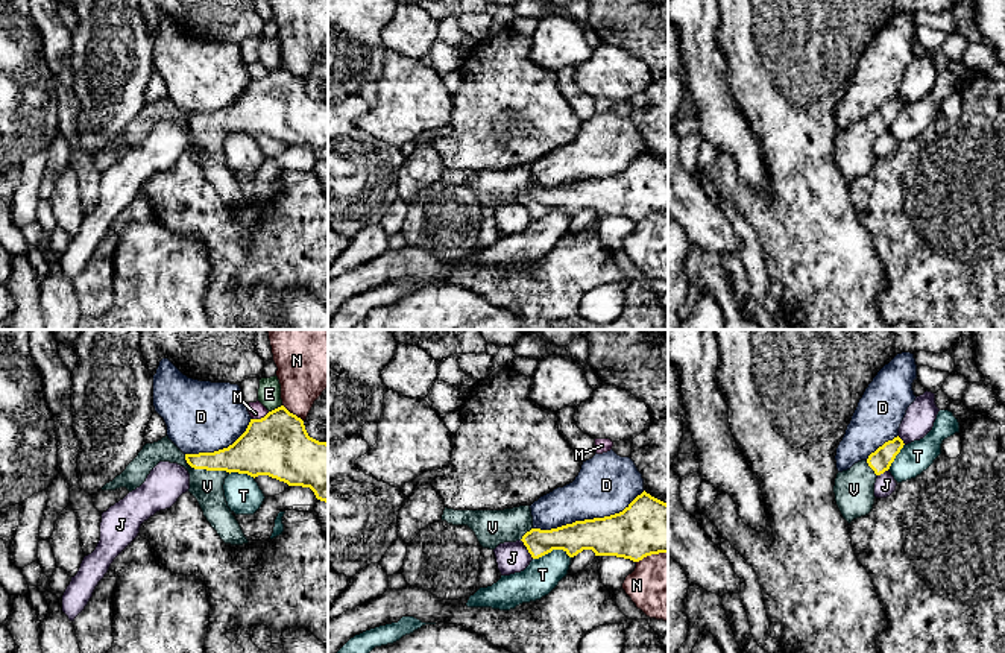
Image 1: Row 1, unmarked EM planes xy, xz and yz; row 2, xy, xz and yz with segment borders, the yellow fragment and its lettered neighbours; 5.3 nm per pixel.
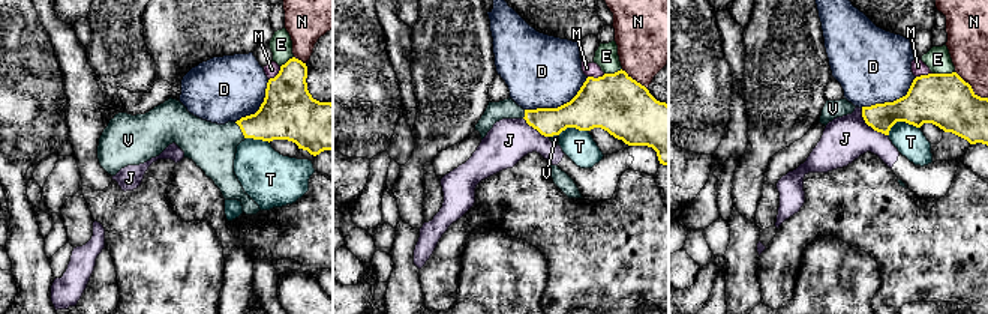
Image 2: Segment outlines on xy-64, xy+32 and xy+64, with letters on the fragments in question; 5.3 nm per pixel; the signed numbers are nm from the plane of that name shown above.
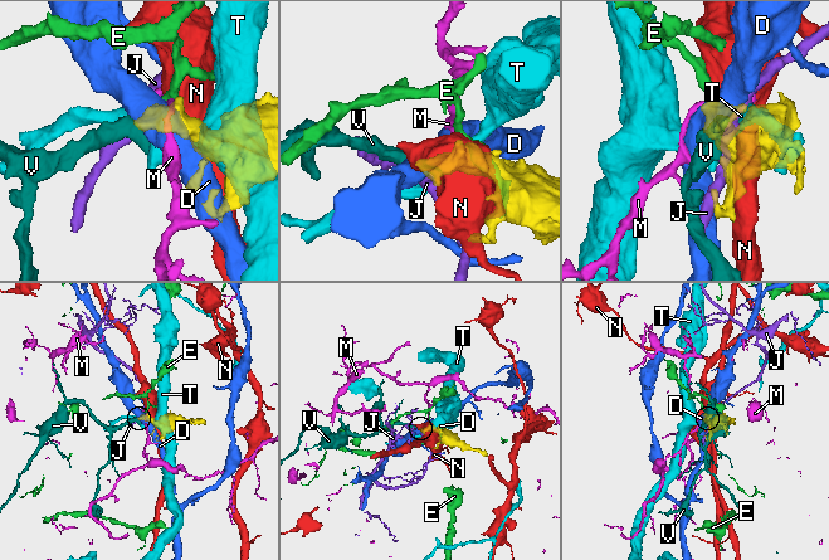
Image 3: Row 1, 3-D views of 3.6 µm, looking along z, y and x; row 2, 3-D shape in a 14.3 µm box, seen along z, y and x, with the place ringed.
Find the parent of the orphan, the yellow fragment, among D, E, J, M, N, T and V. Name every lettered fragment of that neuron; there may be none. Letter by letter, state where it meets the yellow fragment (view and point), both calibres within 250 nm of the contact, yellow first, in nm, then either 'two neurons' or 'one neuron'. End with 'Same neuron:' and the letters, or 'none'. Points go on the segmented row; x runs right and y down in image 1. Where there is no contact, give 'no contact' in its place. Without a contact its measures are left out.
D: contact xz (588, 520); calibres 260 and 320 nm; two neurons
E: contact xy (275, 409); calibres 340 and 130 nm; two neurons
J: contact xz (527, 548); calibres 160 and 160 nm; two neurons
M: contact xy (261, 418); calibres 340 and 90 nm; two neurons
N: contact xy (292, 413); calibres 340 and 300 nm; two neurons
T: contact xz (551, 550); calibres 170 and 180 nm; two neurons
V: contact xy (205, 468); calibres 220 and 180 nm; one neuron
Same neuron: V

